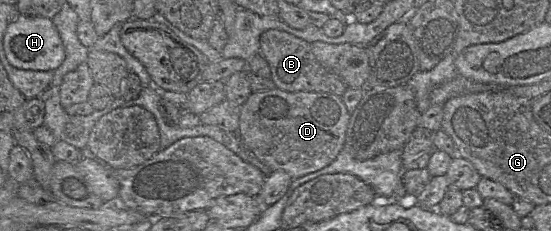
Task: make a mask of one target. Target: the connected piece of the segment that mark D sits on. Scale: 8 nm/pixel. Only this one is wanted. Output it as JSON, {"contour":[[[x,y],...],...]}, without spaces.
{"contour":[[[276,87],[252,92],[241,105],[237,135],[272,172],[284,171],[294,180],[335,160],[345,144],[350,114],[341,96],[333,93],[286,92]]]}

